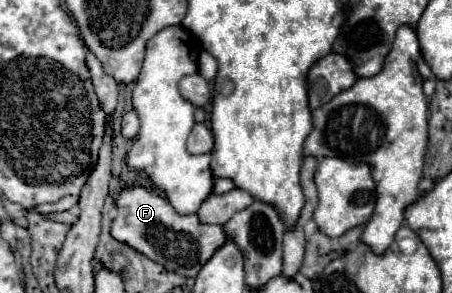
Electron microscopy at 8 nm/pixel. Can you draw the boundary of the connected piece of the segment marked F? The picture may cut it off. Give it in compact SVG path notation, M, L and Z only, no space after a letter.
M146 187L124 189L116 201L116 209L112 237L160 263L164 269L184 277L196 277L206 261L226 243L220 225L204 225L196 215L178 215L164 197Z

